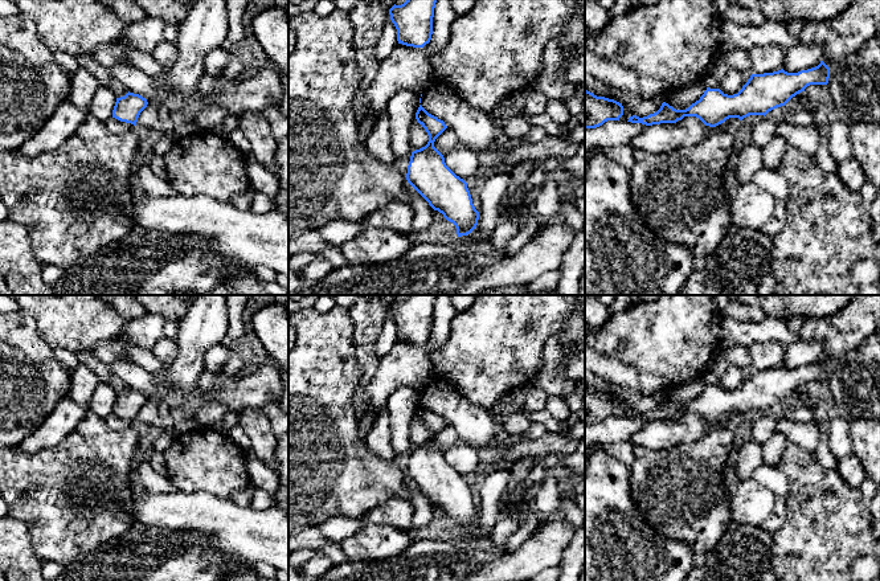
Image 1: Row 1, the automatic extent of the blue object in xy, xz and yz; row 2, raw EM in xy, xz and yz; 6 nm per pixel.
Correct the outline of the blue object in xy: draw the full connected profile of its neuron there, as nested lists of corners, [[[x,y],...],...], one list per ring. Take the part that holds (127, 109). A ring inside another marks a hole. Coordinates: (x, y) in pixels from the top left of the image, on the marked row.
[[[128,91],[124,97],[116,98],[112,118],[136,126],[138,118],[147,105],[146,98]]]

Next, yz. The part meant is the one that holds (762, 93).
[[[823,61],[815,67],[798,73],[781,69],[773,73],[752,74],[737,94],[728,95],[720,89],[707,87],[700,99],[685,110],[676,110],[663,102],[656,112],[643,118],[633,115],[627,122],[652,126],[676,123],[684,116],[696,116],[705,126],[716,127],[729,118],[742,120],[749,115],[765,116],[769,111],[785,106],[807,86],[827,85],[828,78],[830,67]]]

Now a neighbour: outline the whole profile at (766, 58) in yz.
[[[777,44],[749,49],[750,74],[773,73],[783,69],[785,52],[786,48]]]

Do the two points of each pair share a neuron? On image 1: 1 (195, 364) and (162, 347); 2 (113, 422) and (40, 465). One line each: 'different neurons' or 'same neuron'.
1: different neurons
2: different neurons

